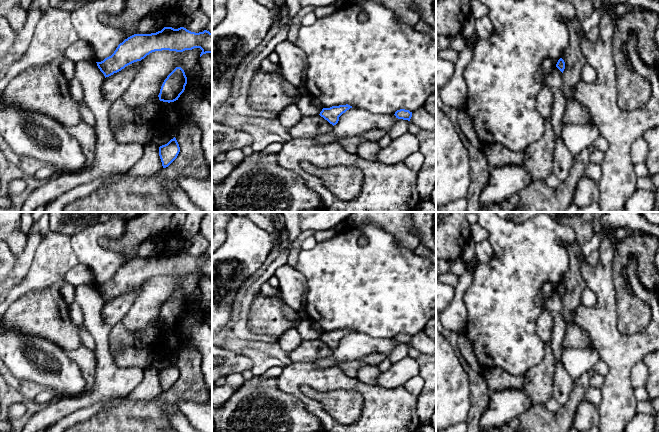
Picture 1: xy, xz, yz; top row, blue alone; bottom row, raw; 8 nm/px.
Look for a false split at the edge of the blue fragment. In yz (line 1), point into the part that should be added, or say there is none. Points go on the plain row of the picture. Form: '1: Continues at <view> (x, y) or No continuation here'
1: No continuation here

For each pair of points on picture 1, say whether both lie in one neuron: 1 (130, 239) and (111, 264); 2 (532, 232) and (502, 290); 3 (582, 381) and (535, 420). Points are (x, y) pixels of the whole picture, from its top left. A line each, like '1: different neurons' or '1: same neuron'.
1: different neurons
2: same neuron
3: same neuron

